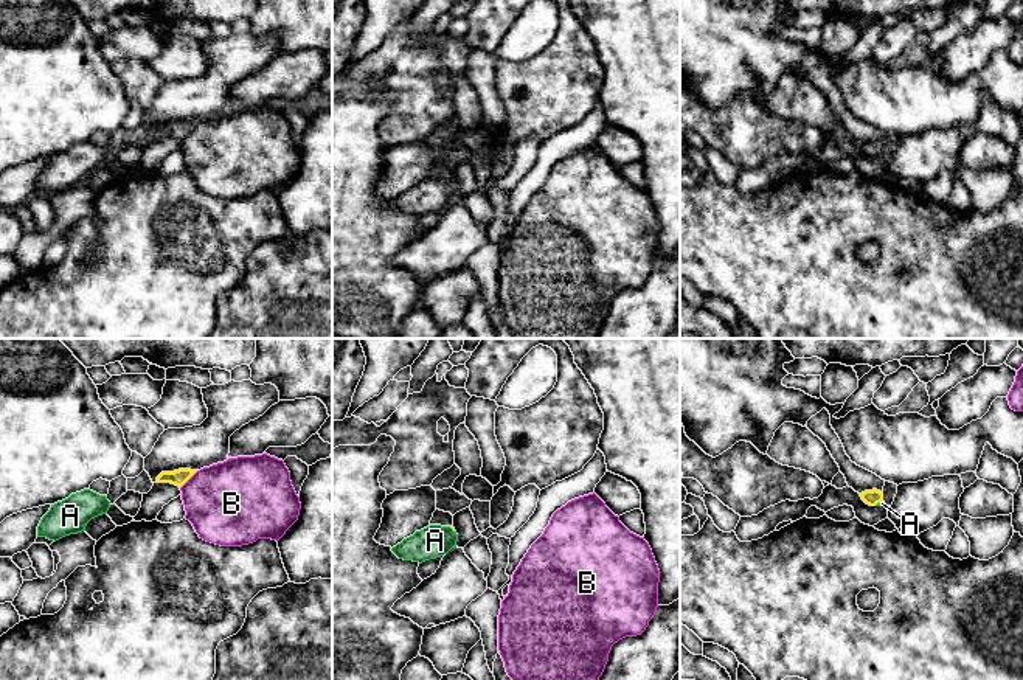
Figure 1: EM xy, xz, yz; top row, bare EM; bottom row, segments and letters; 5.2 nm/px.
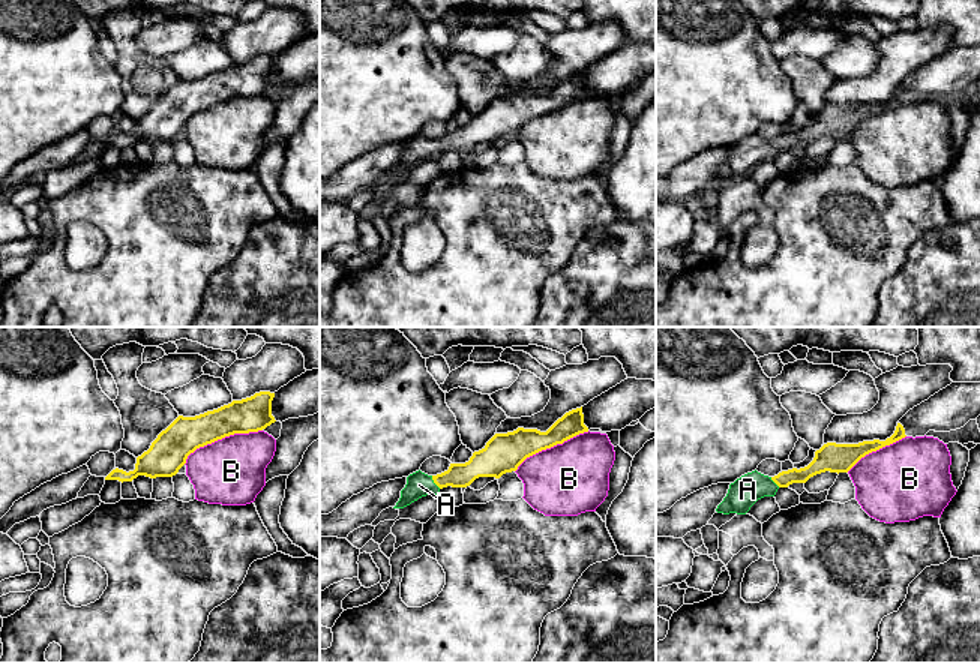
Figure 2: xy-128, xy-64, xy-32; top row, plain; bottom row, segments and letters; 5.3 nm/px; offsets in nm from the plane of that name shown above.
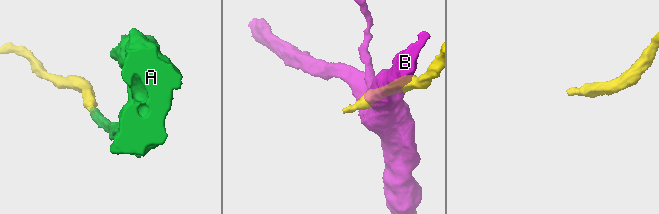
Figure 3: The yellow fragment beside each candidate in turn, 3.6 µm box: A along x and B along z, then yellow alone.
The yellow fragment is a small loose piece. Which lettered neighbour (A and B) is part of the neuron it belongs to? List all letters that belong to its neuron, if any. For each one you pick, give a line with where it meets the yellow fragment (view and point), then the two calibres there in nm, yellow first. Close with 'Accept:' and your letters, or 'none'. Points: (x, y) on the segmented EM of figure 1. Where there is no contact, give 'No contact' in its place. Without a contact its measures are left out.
A: Touches yellow at yz (877, 502). Thickness 80 nm (yellow) against 30 nm
Accept: A

